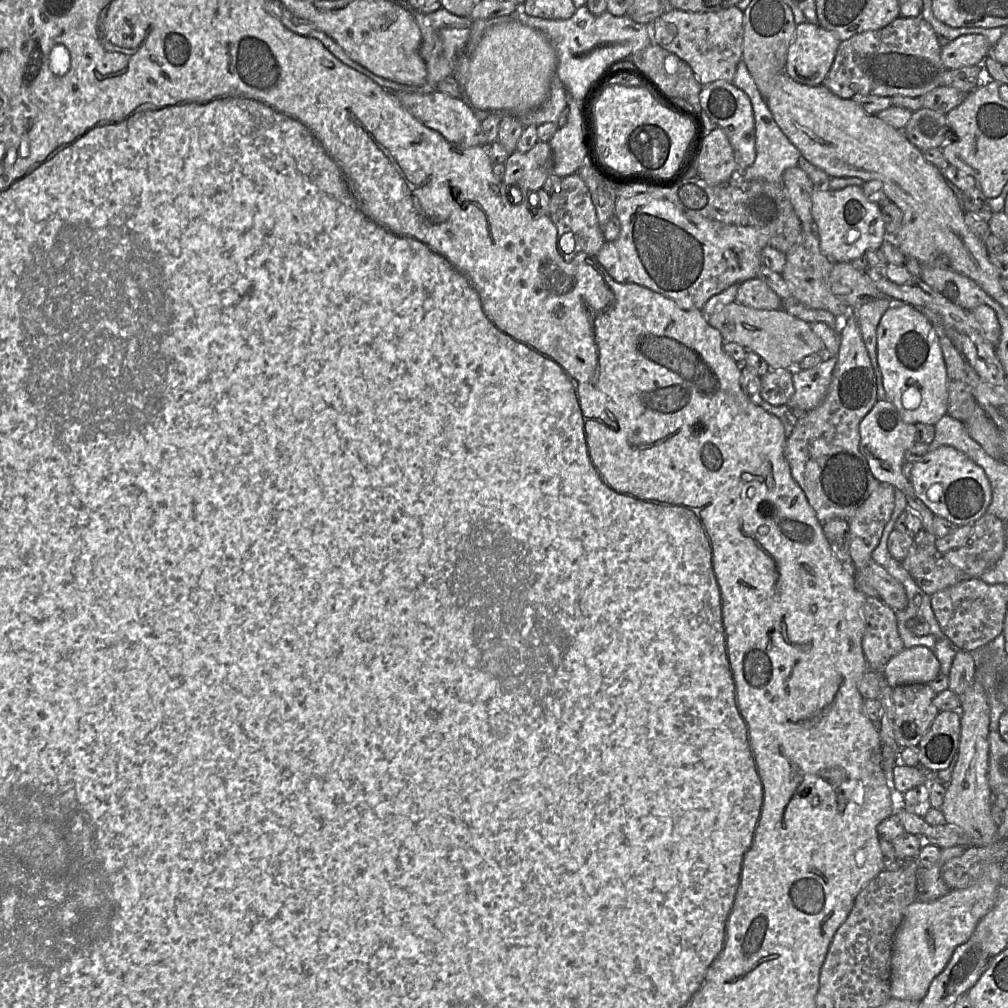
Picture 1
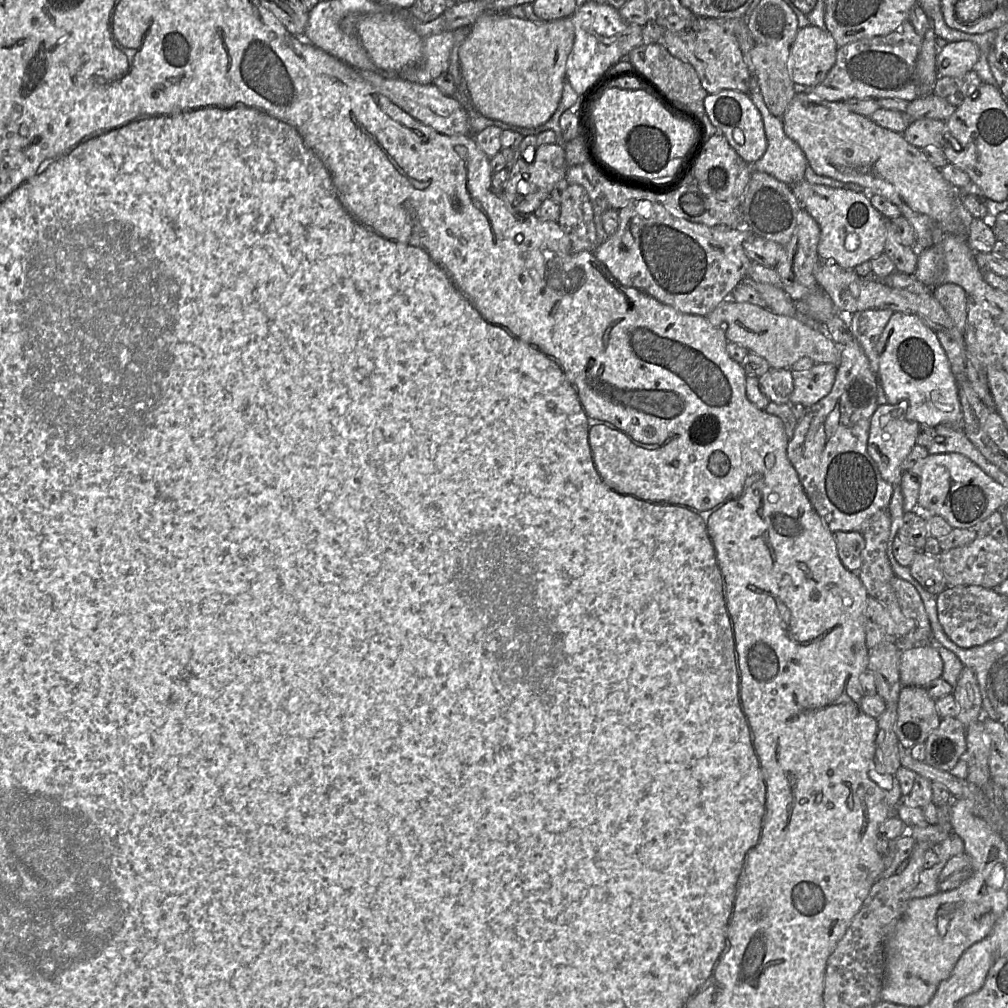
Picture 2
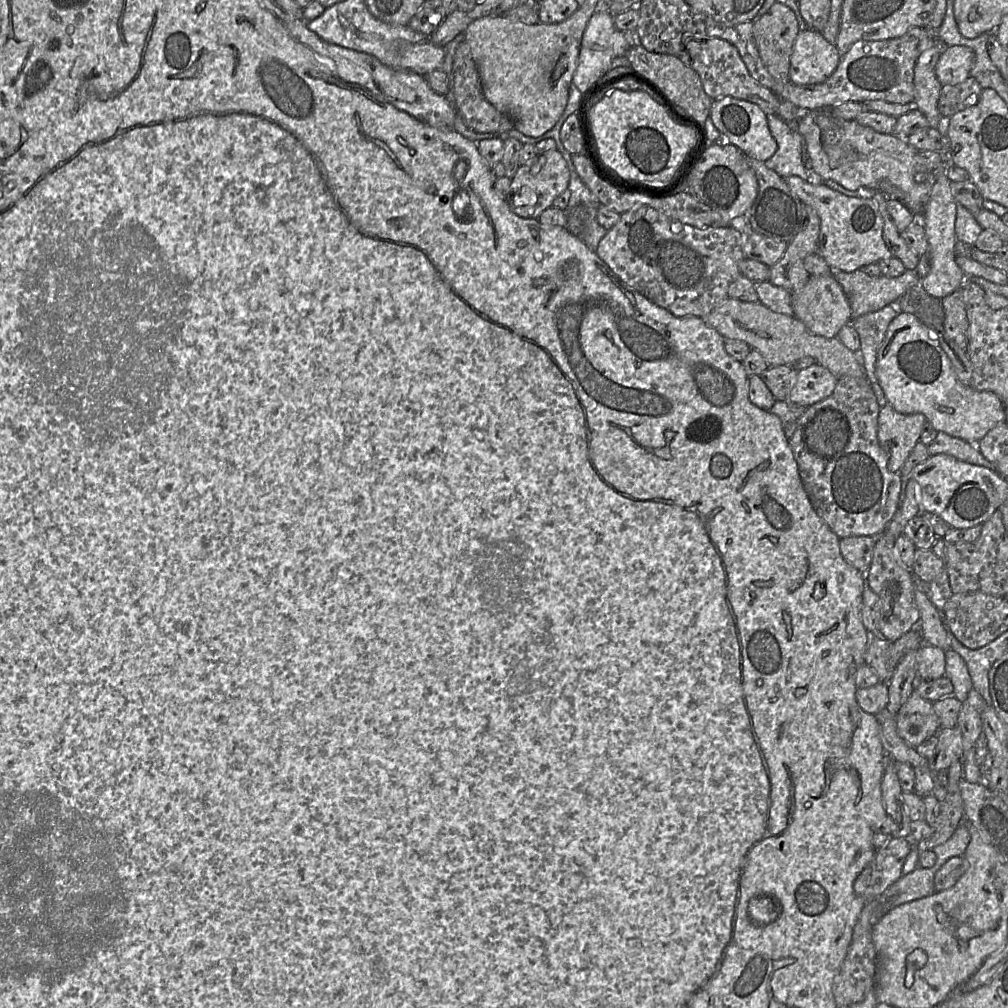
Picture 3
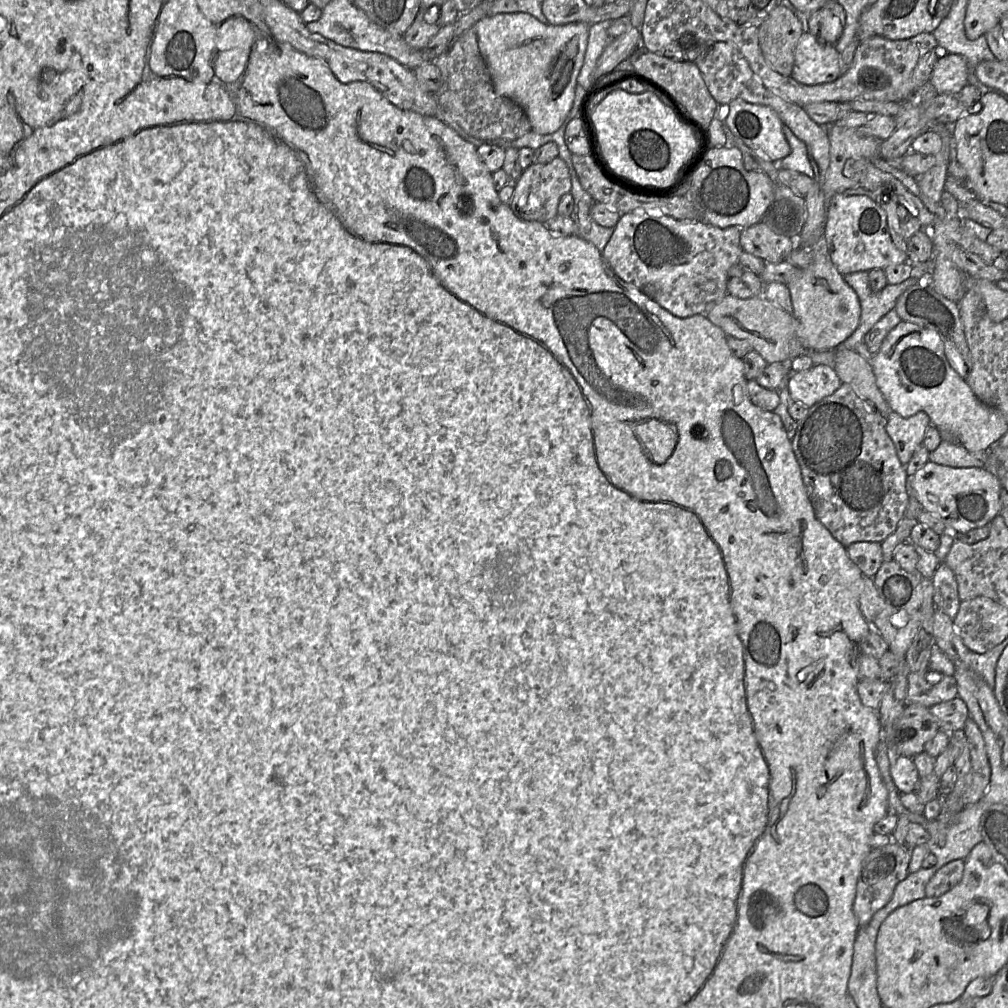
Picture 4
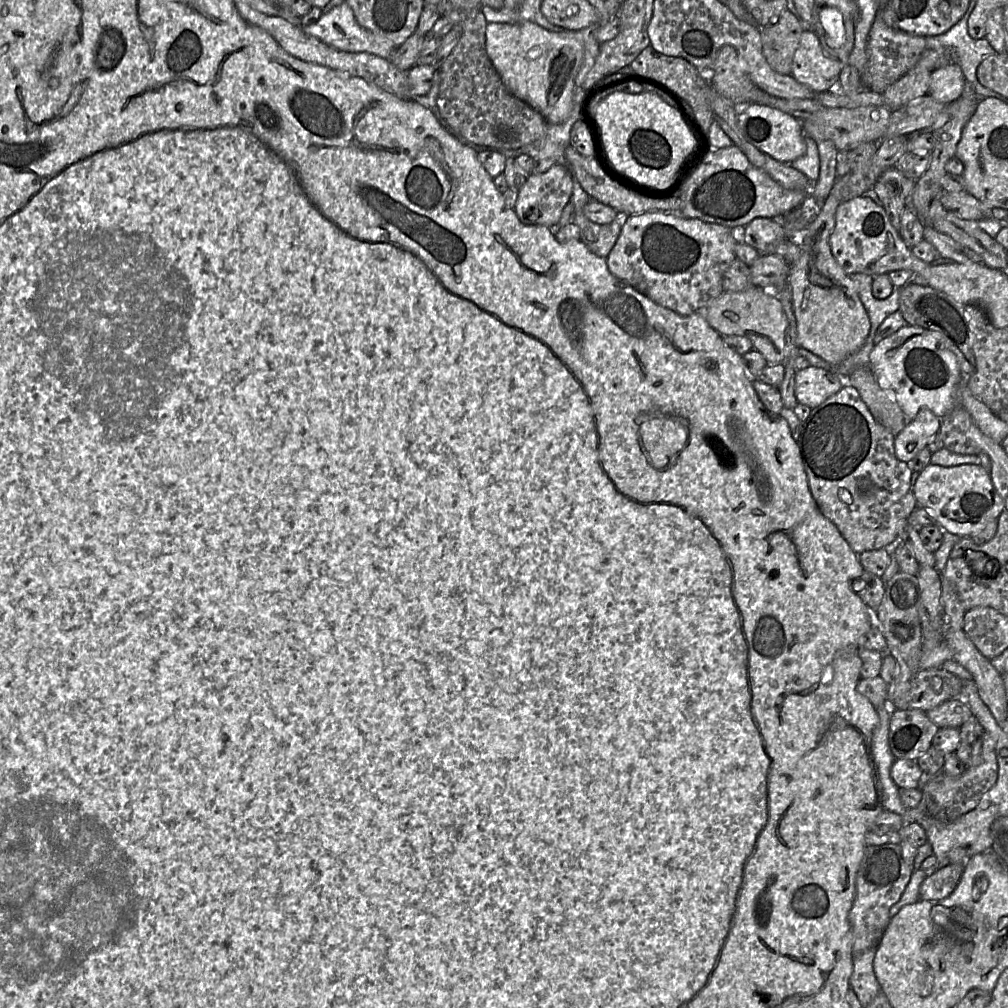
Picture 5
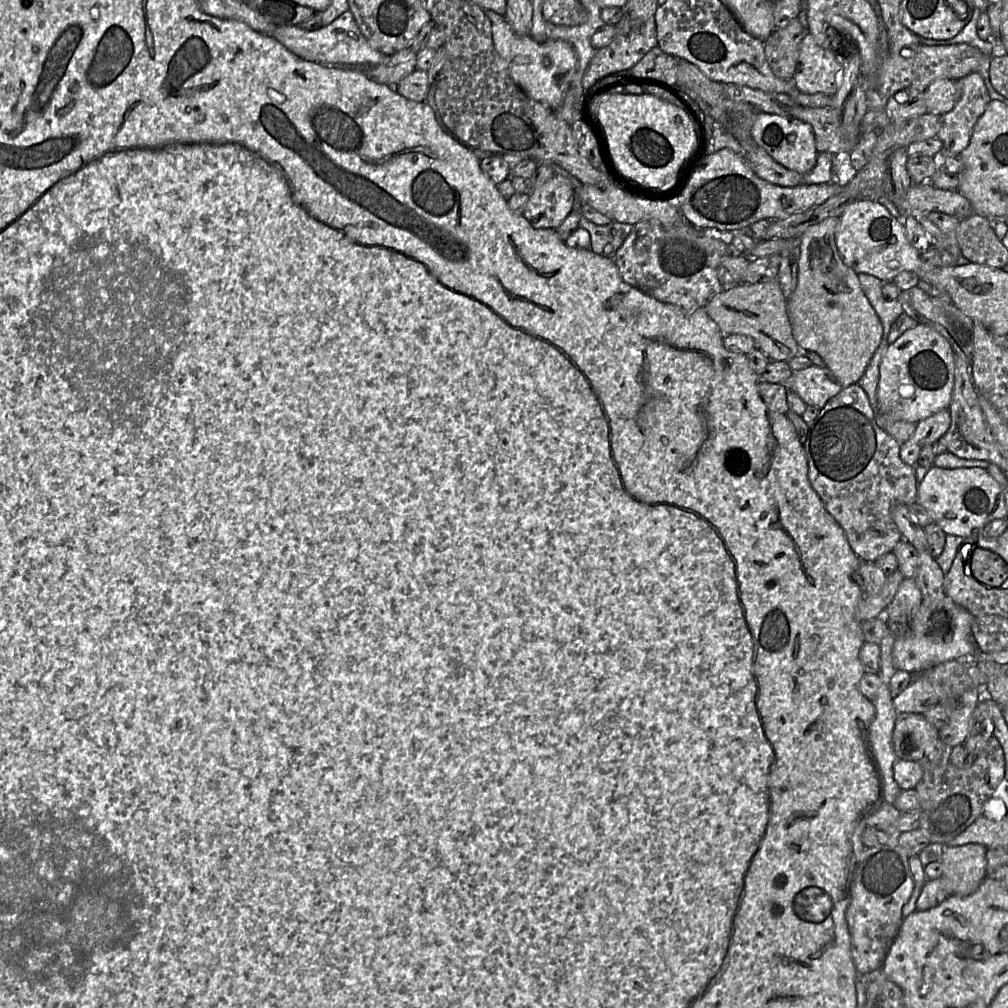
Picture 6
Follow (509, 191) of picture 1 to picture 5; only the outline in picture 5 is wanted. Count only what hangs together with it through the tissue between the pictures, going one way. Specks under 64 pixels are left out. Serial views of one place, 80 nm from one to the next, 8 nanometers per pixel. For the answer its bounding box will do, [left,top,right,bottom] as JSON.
[514,164,572,226]

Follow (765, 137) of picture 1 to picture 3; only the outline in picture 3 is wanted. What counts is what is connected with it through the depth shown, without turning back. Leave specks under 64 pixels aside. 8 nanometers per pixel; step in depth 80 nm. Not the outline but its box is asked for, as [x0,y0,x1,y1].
[765,113,824,184]

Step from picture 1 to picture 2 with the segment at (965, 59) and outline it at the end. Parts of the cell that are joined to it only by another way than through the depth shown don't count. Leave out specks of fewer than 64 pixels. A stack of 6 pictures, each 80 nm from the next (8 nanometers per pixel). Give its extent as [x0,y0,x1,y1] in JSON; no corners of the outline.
[936,40,980,77]

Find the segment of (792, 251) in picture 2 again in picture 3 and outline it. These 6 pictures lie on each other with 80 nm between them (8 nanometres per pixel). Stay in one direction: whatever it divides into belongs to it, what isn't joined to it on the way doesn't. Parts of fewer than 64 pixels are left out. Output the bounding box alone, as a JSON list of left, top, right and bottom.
[769,205,820,292]

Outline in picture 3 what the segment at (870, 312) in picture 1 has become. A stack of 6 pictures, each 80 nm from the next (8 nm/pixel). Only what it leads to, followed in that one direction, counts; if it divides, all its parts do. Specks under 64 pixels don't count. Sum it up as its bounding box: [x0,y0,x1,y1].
[851,305,901,386]

